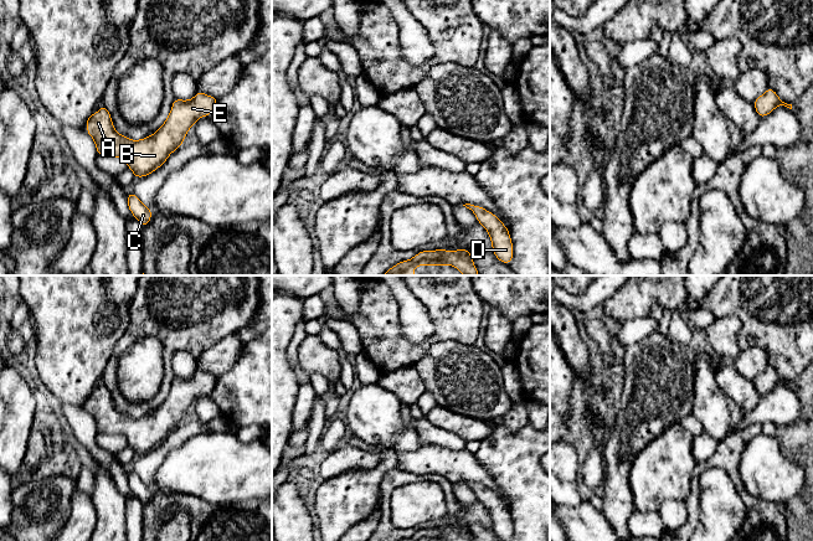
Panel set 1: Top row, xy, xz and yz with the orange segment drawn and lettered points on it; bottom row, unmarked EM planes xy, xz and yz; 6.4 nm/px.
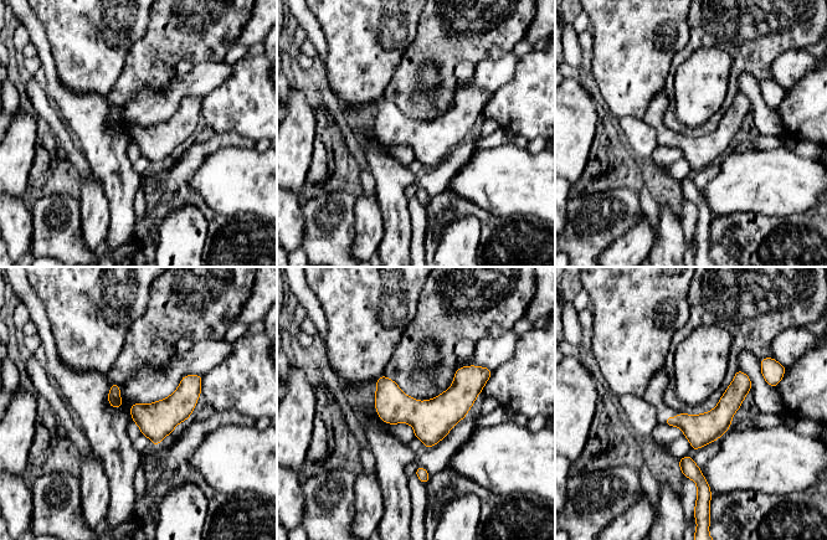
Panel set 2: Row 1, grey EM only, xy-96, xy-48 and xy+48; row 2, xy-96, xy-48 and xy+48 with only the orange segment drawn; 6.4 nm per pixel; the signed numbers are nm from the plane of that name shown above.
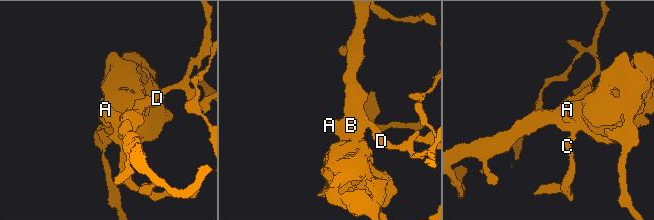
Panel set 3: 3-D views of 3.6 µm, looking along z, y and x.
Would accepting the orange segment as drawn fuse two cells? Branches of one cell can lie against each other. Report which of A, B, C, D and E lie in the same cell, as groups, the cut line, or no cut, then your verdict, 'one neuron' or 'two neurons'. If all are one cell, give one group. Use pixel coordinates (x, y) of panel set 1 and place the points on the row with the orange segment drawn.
A B C D E | no cut | one neuron

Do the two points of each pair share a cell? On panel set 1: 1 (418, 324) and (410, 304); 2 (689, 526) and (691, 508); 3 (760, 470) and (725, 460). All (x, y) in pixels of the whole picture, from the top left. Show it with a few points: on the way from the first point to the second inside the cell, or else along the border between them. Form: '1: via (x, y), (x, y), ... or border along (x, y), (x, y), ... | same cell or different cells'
1: via (413, 319), (410, 309) | same cell
2: via (690, 521), (691, 513) | same cell
3: border along (752, 438), (742, 449), (739, 475) | different cells

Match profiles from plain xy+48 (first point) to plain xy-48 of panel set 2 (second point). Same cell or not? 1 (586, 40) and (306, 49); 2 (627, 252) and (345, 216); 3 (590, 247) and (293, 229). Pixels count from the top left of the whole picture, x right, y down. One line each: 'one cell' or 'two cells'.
1: one cell
2: two cells
3: two cells

